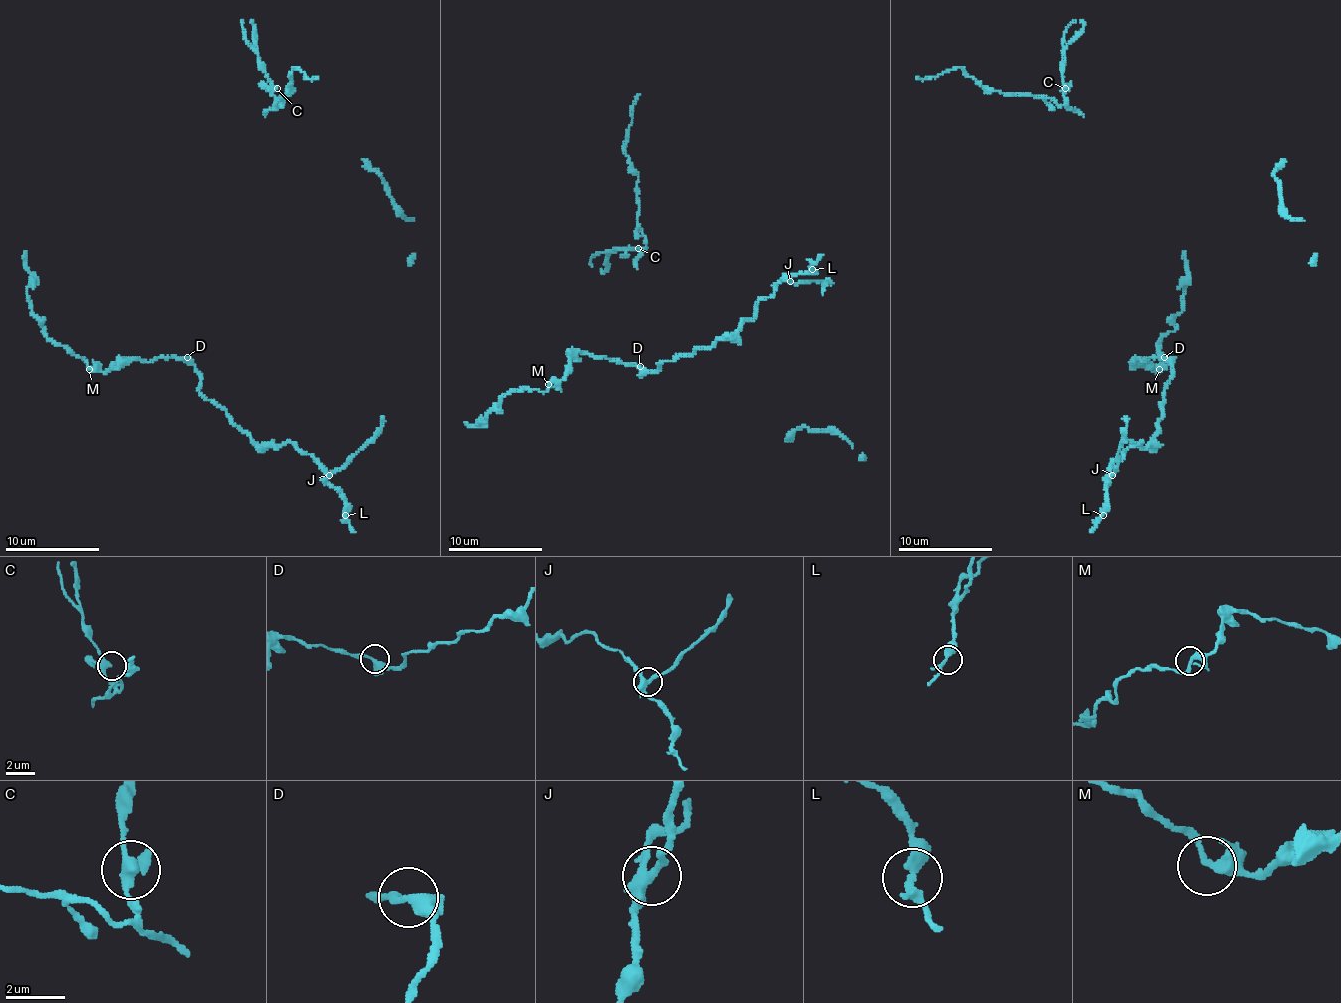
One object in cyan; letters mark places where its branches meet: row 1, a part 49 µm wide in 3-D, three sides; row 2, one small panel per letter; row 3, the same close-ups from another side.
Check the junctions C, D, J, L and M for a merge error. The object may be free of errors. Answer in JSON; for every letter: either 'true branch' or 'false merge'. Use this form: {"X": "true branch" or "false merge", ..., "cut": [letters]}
{"C": "true branch", "D": "true branch", "J": "false merge", "L": "true branch", "M": "true branch", "cut": ["J"]}

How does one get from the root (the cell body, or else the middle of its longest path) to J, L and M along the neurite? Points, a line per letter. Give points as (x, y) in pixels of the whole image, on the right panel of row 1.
J: (1161, 414), (1158, 421), (1160, 430), (1152, 445), (1130, 445), (1112, 466), (1111, 475)
L: (1161, 414), (1158, 421), (1160, 430), (1152, 445), (1130, 445), (1112, 466), (1103, 515)
M: (1161, 414), (1170, 364), (1160, 357), (1135, 360), (1159, 369)

